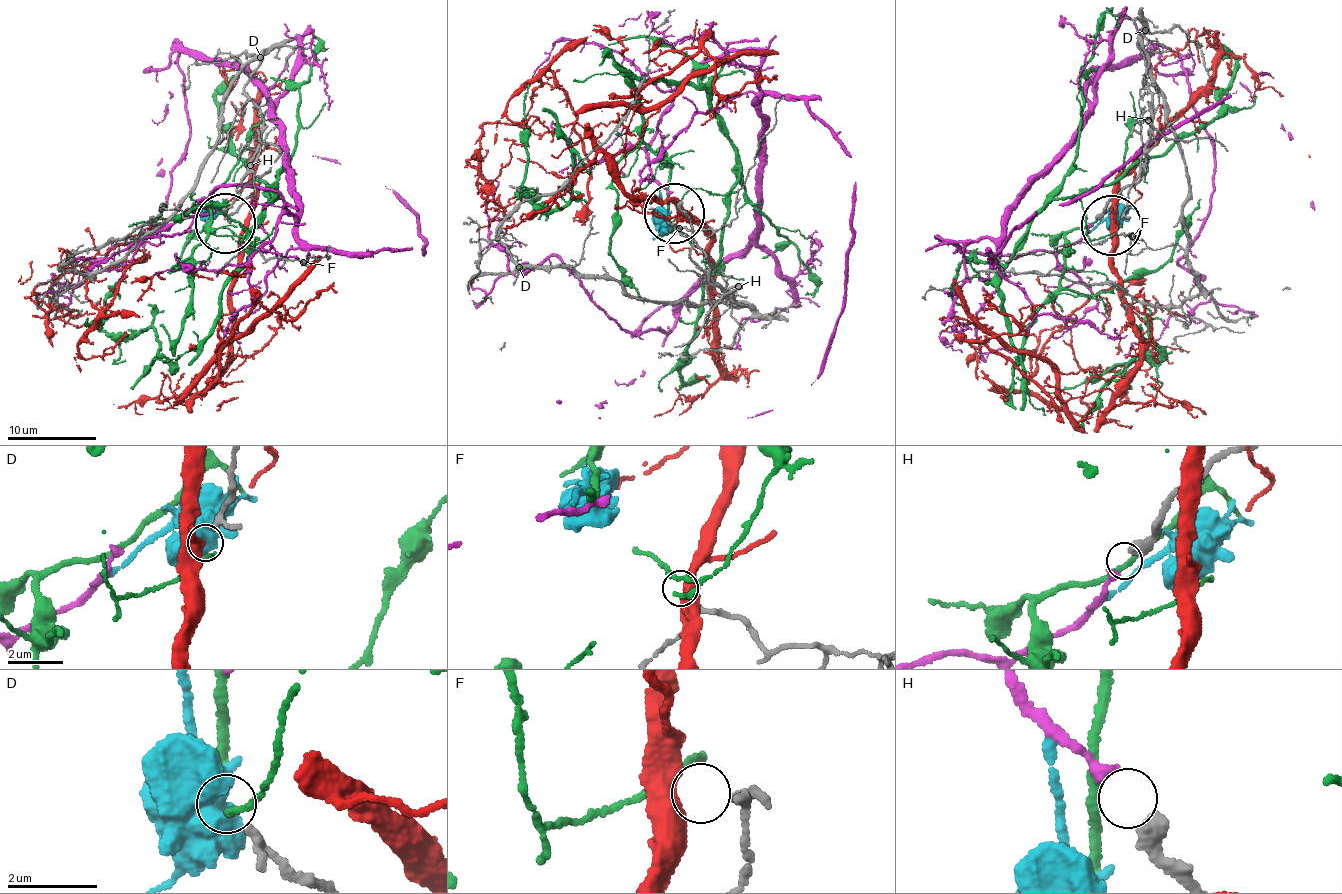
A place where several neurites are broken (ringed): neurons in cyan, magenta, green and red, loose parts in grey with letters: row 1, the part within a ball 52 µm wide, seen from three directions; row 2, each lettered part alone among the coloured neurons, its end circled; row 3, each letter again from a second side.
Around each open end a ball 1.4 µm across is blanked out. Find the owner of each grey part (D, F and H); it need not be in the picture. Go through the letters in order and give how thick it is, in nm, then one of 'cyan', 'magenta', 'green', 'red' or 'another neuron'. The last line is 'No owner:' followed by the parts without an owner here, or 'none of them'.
D: calibre 150 nm; another neuron
F: calibre 130 nm; red
H: calibre 440 nm; magenta
No owner: D

